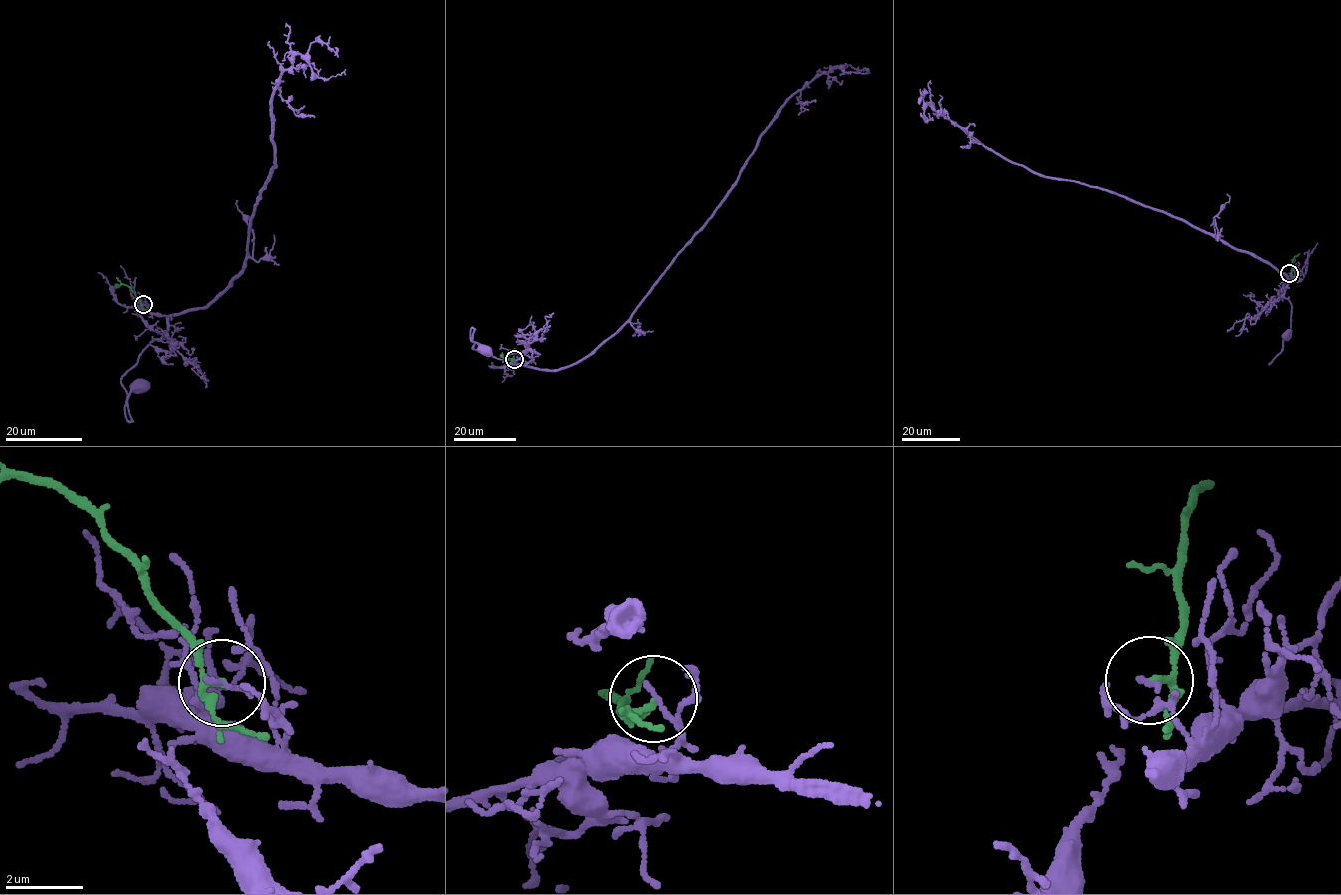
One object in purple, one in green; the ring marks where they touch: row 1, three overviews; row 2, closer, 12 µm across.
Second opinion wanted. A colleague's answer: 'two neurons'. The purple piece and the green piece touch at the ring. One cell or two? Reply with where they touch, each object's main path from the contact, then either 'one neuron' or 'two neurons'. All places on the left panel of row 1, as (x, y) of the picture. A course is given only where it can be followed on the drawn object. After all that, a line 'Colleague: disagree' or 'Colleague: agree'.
place (143, 304); course purple (142, 304), (151, 312), (166, 317), (167, 330), (122, 377), (127, 393), (140, 387); course green (142, 304), (134, 292), (117, 277); two neurons
Colleague: agree

